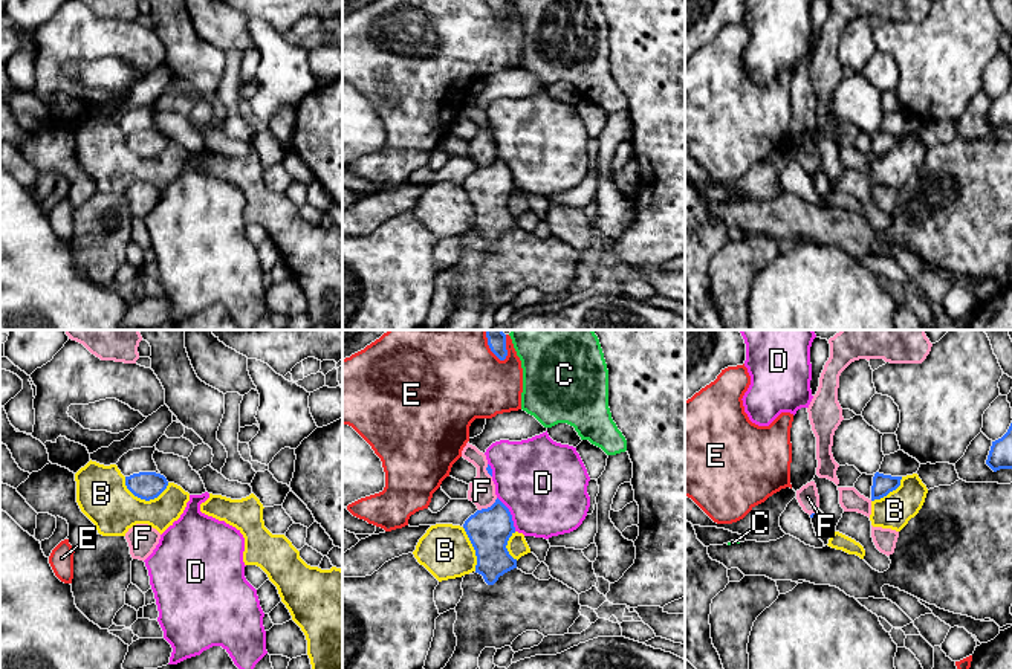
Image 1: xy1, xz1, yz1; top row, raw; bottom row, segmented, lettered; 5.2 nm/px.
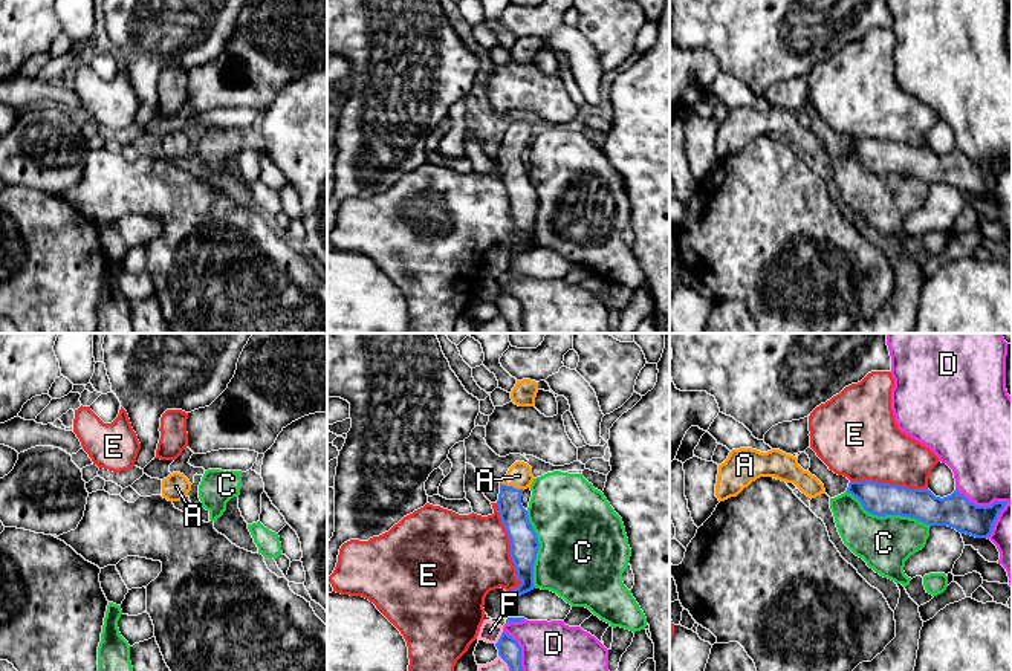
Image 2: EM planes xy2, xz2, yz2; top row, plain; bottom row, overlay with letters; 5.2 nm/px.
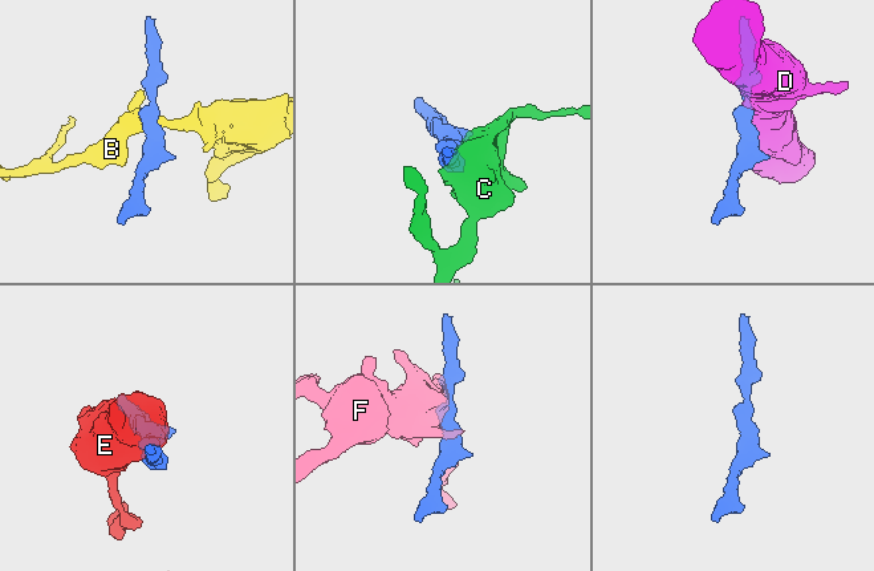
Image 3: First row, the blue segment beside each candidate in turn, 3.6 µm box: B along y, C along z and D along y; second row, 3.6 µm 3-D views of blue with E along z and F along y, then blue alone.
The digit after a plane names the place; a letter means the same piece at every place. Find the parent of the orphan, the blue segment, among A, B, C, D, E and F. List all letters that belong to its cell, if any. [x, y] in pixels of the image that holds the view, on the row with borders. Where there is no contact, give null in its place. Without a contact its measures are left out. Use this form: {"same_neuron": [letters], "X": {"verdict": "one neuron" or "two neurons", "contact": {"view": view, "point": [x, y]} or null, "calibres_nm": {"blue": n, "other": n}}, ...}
{"same_neuron": ["A"], "A": {"verdict": "one neuron", "contact": {"view": "xz2", "point": [511, 486]}, "calibres_nm": {"blue": 140, "other": 130}}, "B": {"verdict": "two neurons", "contact": {"view": "xy1", "point": [144, 498]}, "calibres_nm": {"blue": 150, "other": 280}}, "C": {"verdict": "two neurons", "contact": {"view": "yz2", "point": [887, 514]}, "calibres_nm": {"blue": 180, "other": 280}}, "D": {"verdict": "two neurons", "contact": {"view": "yz2", "point": [999, 502]}, "calibres_nm": {"blue": 180, "other": 500}}, "E": {"verdict": "two neurons", "contact": {"view": "xz2", "point": [511, 549]}, "calibres_nm": {"blue": 150, "other": 440}}, "F": {"verdict": "two neurons", "contact": {"view": "xz1", "point": [488, 507]}, "calibres_nm": {"blue": 220, "other": 140}}}

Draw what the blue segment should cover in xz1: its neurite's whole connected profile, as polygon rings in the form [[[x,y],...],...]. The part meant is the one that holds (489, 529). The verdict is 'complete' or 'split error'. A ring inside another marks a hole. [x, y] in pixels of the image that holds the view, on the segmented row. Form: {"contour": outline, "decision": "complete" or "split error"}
{"contour": [[[497,498],[495,503],[471,515],[463,528],[475,550],[475,573],[482,574],[488,585],[494,585],[500,576],[517,568],[506,545],[515,533],[509,509]]], "decision": "complete"}

